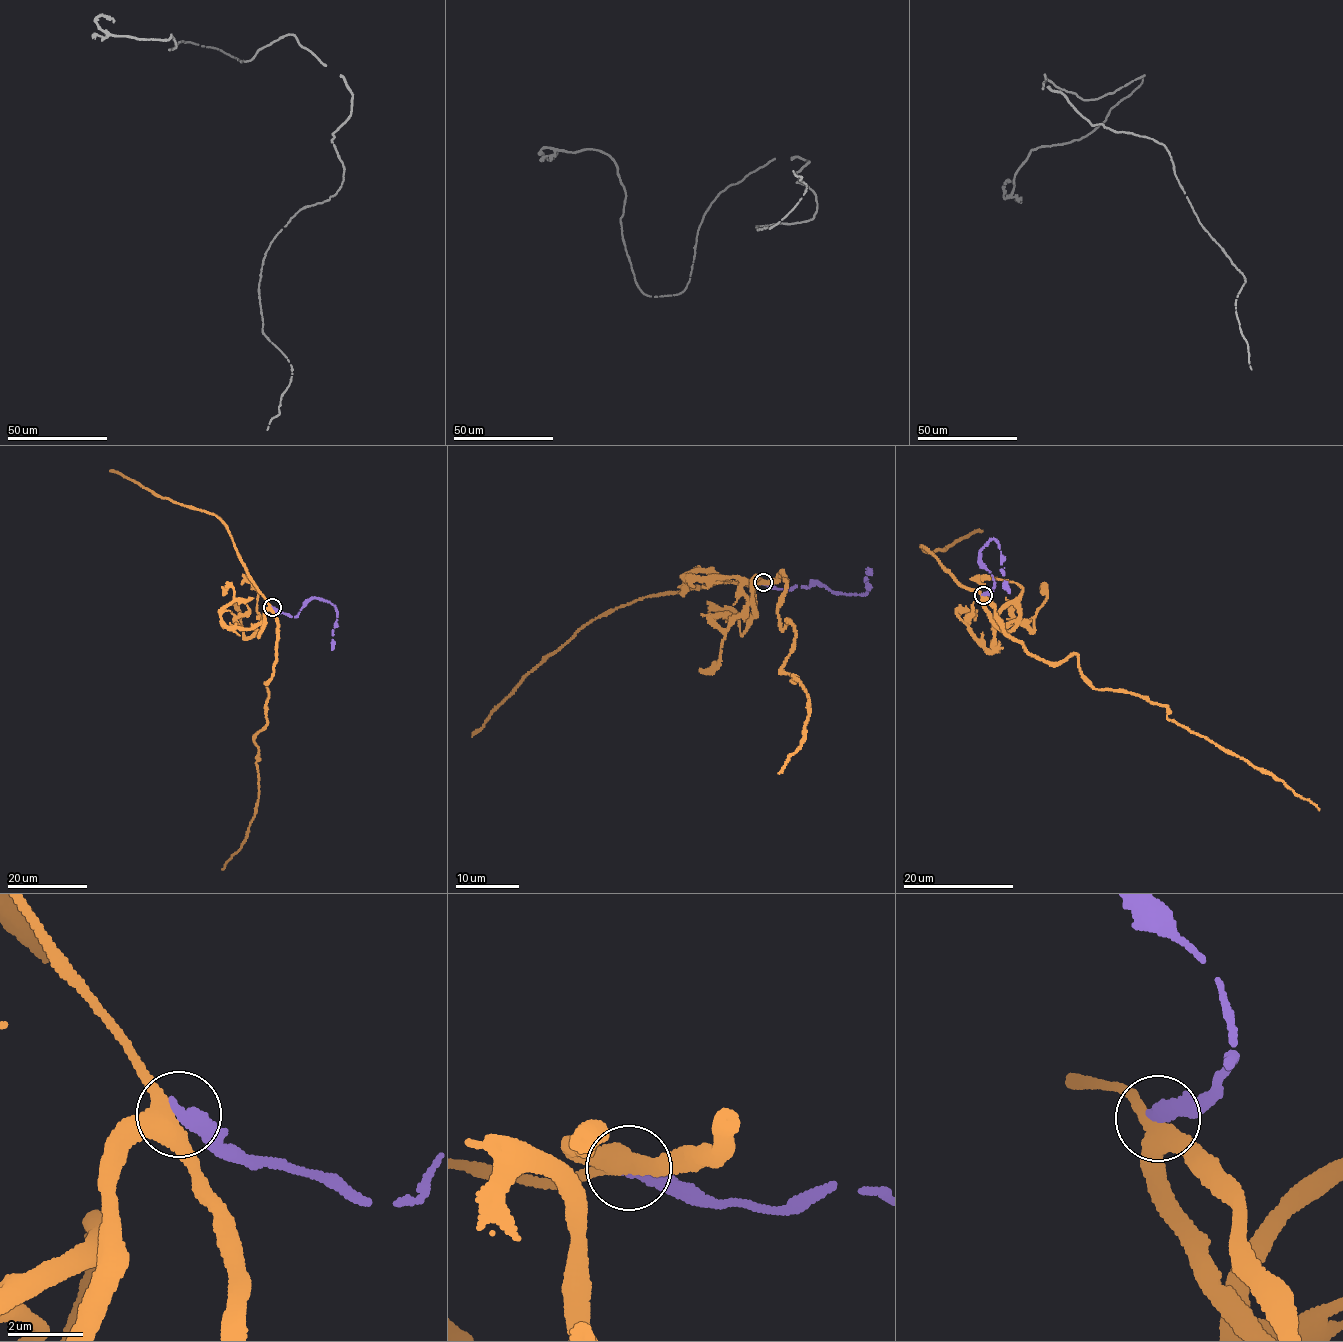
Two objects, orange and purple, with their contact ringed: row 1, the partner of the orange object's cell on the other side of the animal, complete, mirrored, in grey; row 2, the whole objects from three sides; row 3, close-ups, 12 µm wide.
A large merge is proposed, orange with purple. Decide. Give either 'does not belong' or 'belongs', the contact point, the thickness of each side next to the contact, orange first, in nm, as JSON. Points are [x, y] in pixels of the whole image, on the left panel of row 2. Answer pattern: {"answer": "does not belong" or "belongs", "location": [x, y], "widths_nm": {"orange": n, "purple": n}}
{"answer": "does not belong", "location": [272, 607], "widths_nm": {"orange": 440, "purple": 360}}

